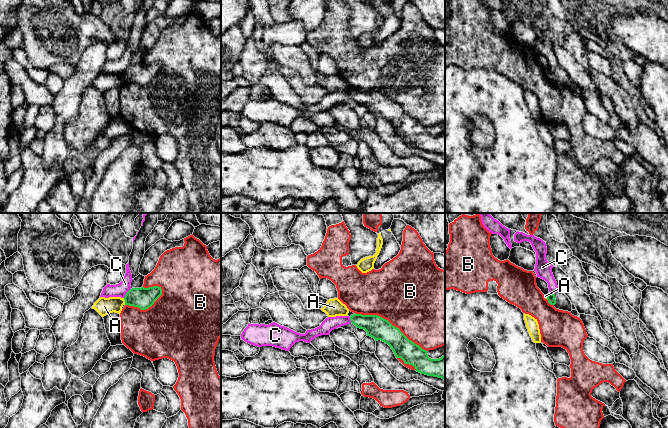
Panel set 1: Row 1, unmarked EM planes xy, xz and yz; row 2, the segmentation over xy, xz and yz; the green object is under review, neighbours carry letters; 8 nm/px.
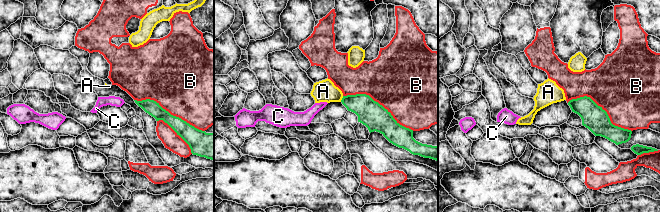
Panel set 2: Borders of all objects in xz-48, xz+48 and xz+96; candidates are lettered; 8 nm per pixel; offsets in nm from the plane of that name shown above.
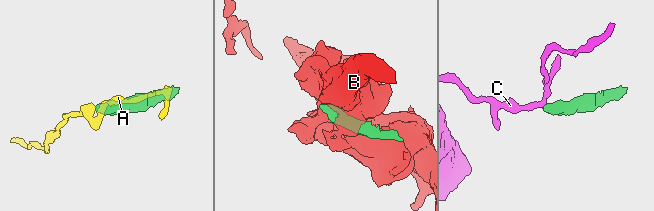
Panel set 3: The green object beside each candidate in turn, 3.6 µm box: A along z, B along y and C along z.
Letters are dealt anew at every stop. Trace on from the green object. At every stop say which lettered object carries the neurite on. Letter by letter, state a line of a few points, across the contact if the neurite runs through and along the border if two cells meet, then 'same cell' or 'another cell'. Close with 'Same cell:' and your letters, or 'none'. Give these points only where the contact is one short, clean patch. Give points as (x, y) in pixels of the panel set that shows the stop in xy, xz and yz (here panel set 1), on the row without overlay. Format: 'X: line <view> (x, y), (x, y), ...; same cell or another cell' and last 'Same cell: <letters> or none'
A: line xy (123, 74), (125, 80); another cell
B: another cell
C: line xy (130, 64), (123, 73); another cell
Same cell: none

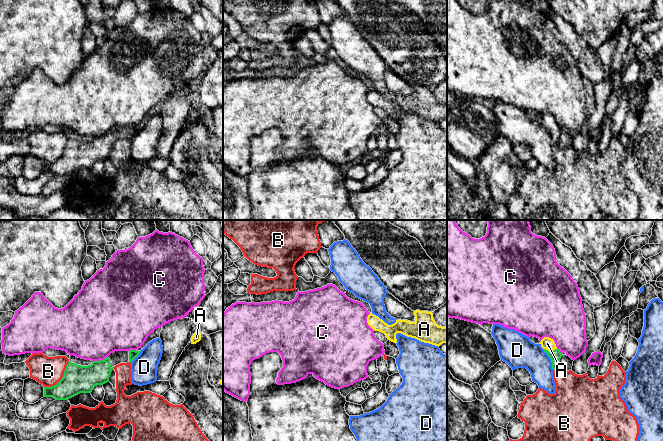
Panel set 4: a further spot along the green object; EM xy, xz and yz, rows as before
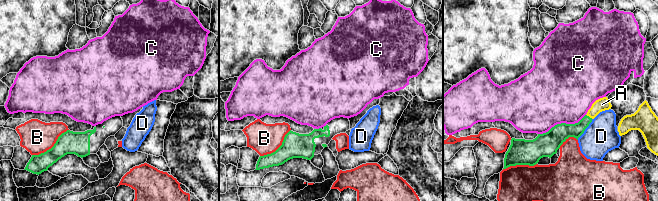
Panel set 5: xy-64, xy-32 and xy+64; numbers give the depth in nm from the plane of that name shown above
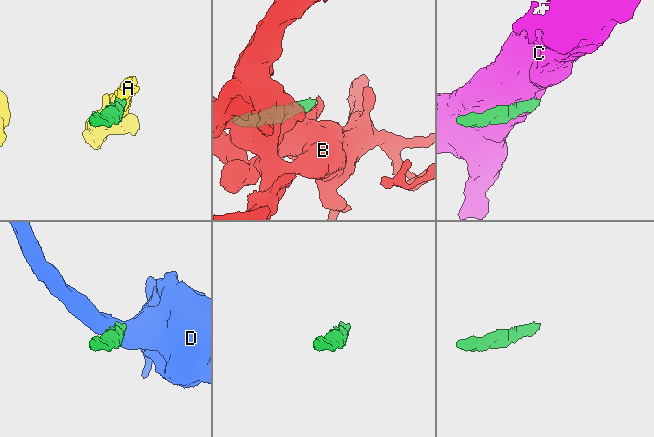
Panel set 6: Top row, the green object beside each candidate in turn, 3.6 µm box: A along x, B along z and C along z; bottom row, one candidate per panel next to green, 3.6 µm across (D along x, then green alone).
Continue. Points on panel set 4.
A: line yz (555, 132), (550, 128), (547, 119); same cell
B: another cell
C: another cell
D: line yz (543, 125), (550, 135), (553, 146); another cell
Same cell: A

